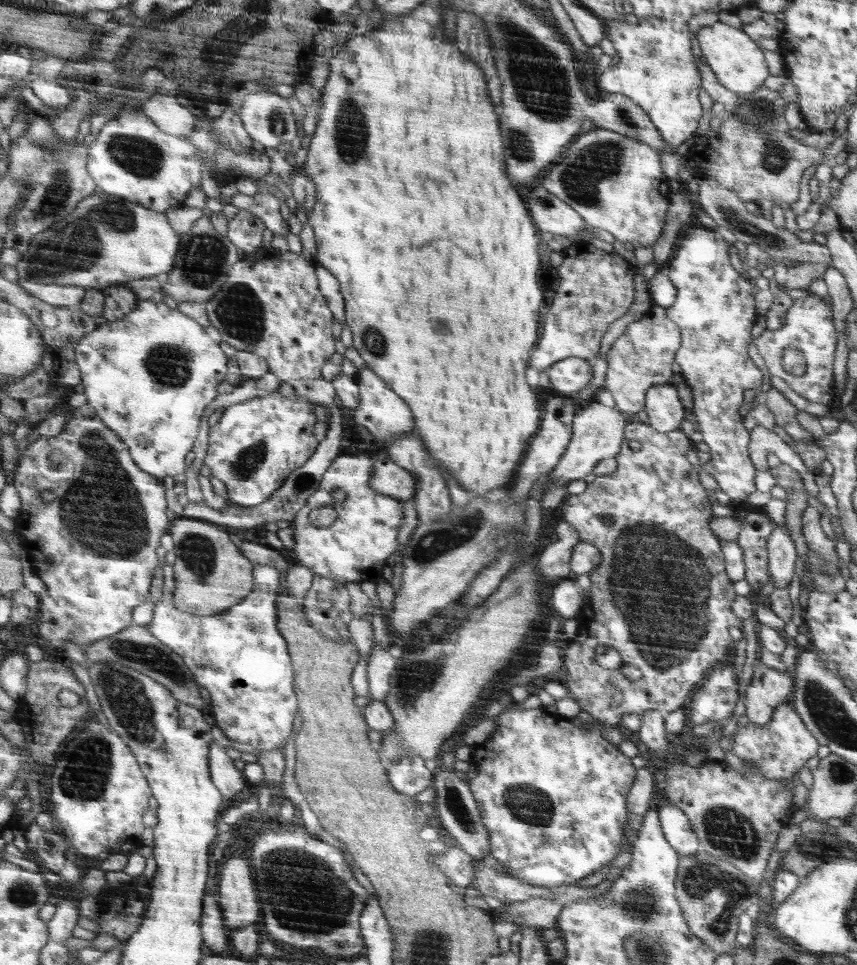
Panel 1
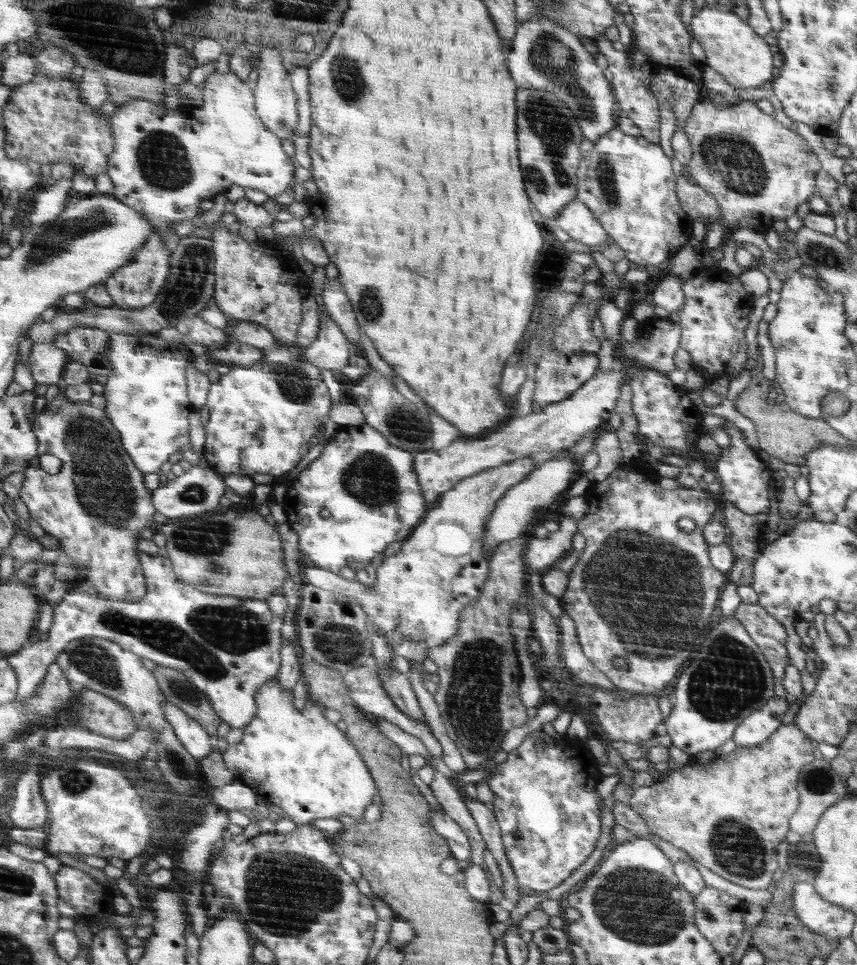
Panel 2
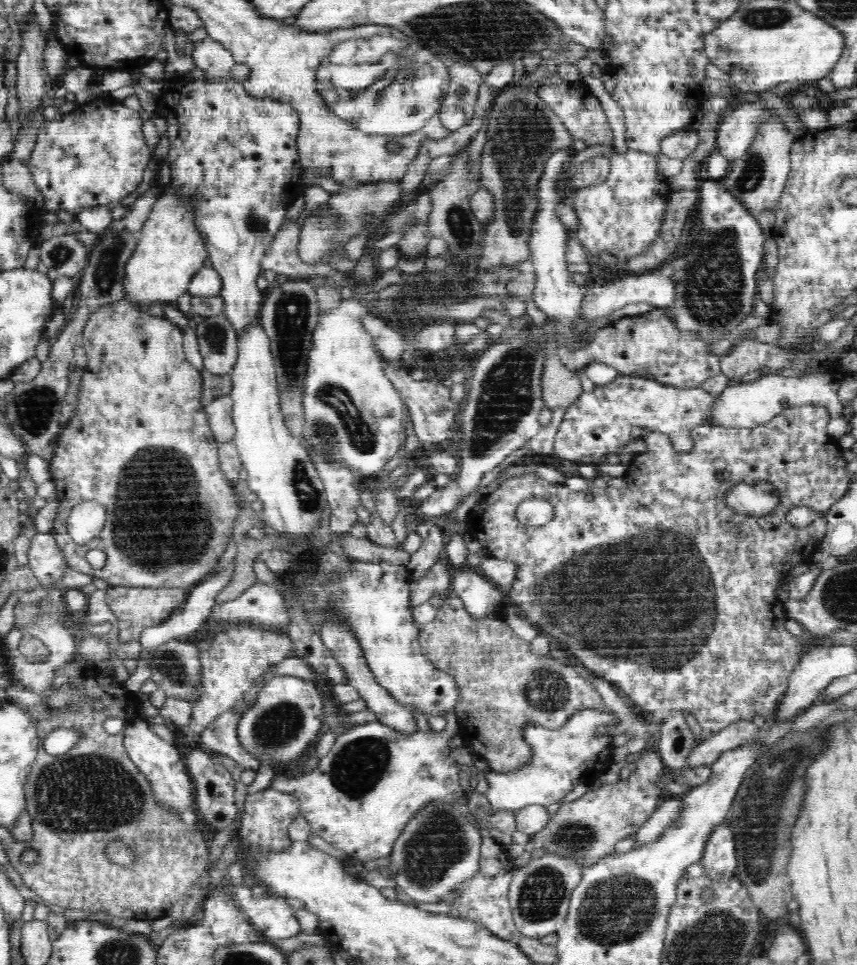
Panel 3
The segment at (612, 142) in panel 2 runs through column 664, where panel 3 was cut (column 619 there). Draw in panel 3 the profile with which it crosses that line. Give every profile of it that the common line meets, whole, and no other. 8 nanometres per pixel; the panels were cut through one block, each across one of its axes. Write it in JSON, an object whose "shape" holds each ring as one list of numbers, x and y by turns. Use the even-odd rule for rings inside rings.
{"shape":[[628,148,626,154,614,154,614,158,610,159,608,178,602,183,582,187,575,192,573,208,577,214,578,232,574,232,574,236,578,236,577,239,582,242,582,246,586,246,591,260,600,256,598,252,608,252,608,255,614,256,617,260,628,262,647,252,663,225,667,202,670,201,670,196,677,192,670,190,666,182,668,182,666,177,657,171,654,156,644,151]]}

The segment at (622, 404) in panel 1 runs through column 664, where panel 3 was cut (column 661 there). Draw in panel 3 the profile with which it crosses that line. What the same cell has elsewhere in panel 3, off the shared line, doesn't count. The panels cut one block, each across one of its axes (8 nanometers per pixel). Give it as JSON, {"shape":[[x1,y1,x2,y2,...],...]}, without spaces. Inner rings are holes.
{"shape":[[656,307,655,310,639,316,622,317,598,329,589,343,581,349,569,351,559,344,555,347,562,364,574,372,582,370,592,361,598,361,626,375,634,374,642,368,647,371,648,378,656,382,689,389,700,387,708,378,721,374,719,356,708,351,709,345,691,332,678,330,673,322,665,317,665,307]]}

